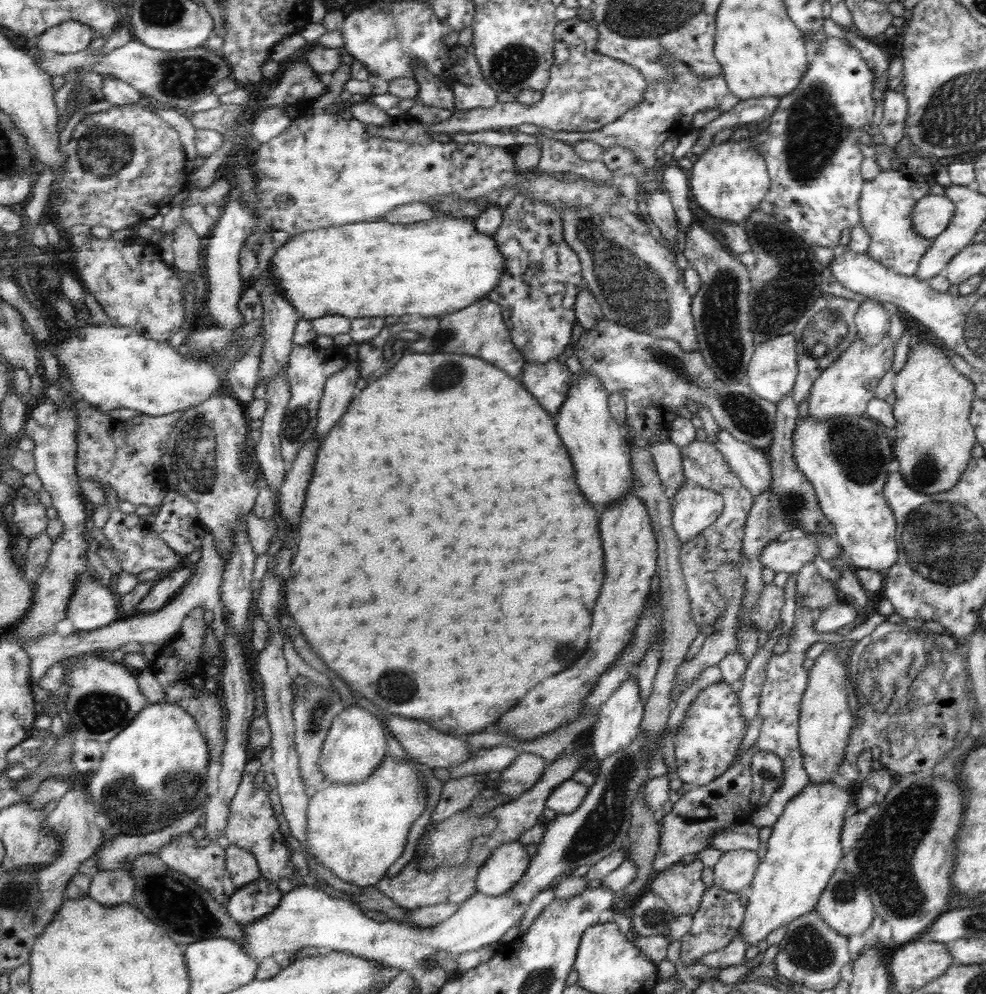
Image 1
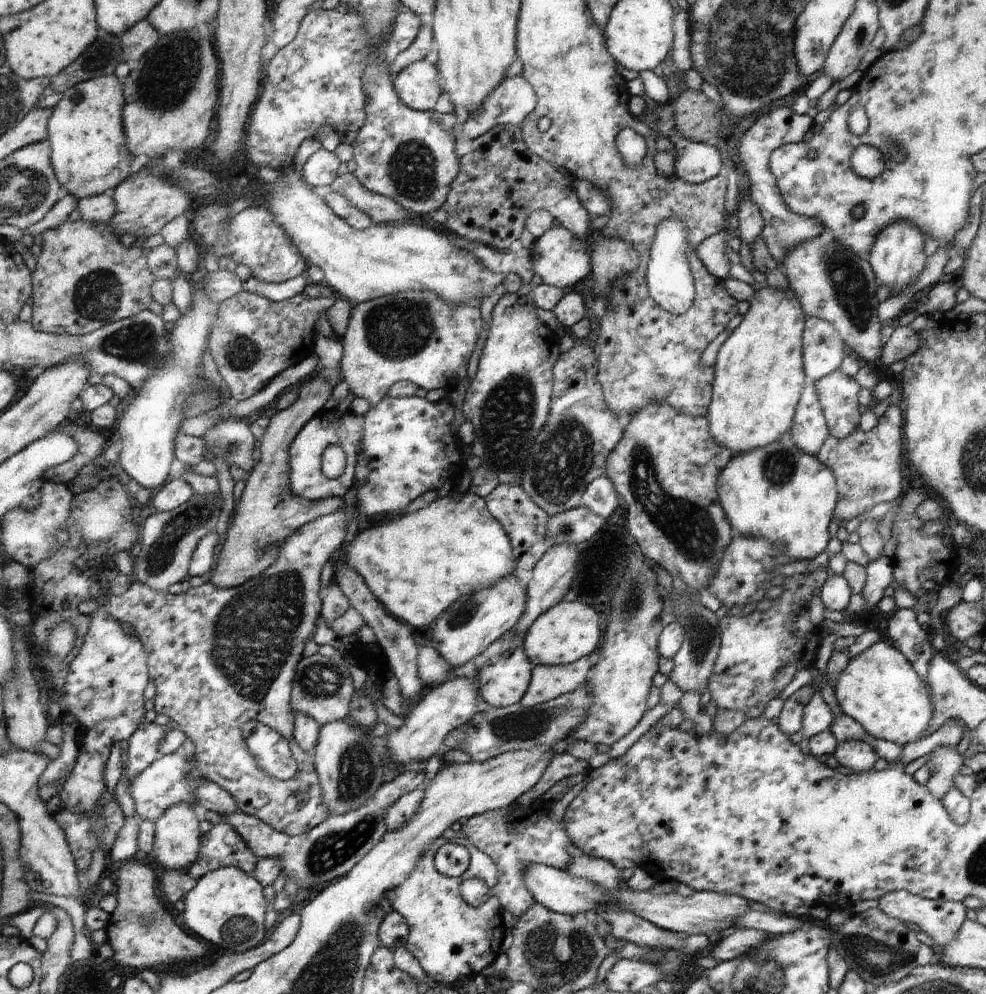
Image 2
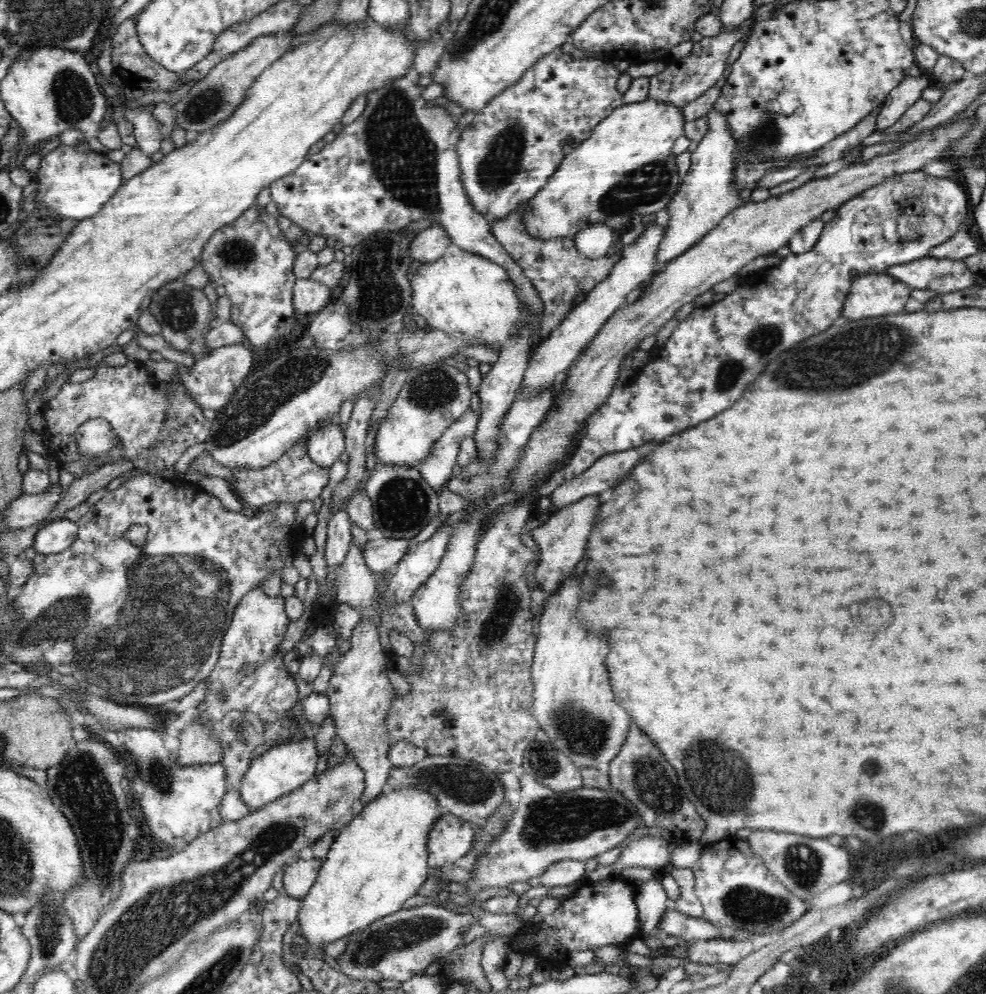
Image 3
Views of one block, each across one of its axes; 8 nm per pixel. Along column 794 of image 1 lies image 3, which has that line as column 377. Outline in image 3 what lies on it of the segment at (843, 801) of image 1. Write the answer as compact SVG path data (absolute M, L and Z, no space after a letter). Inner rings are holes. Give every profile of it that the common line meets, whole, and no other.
M414 786L400 790L384 790L374 802L358 806L358 814L350 820L346 828L342 828L340 836L334 840L328 858L320 868L316 884L302 900L302 908L298 914L300 934L310 942L310 950L314 950L314 954L322 954L324 942L336 942L344 936L352 936L372 926L376 920L398 914L406 900L420 894L430 874L426 840L430 828L438 822L440 816L442 814L438 812L436 798L428 792L416 790Z

